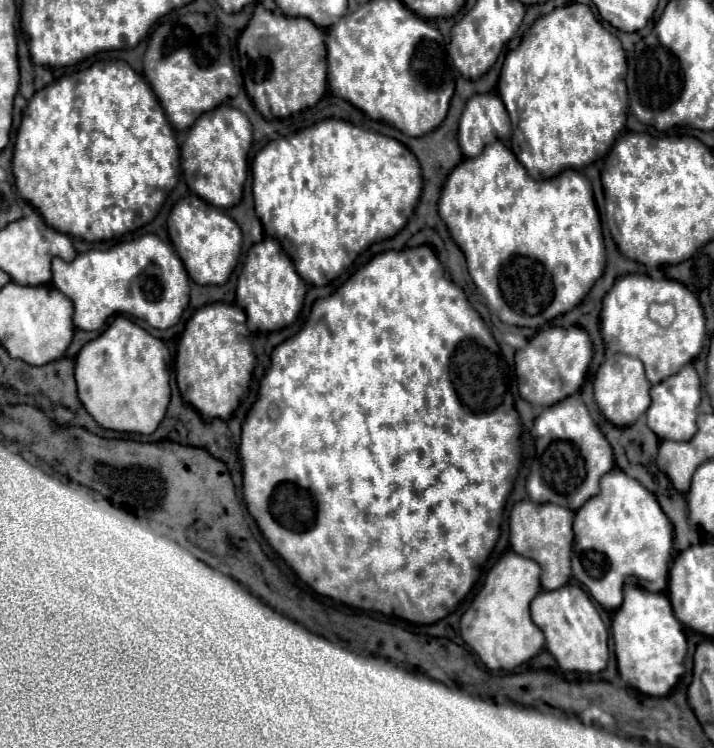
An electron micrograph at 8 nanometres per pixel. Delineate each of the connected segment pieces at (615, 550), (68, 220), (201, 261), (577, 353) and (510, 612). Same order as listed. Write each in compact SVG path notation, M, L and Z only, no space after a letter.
M620 469L606 473L600 479L600 493L576 511L572 573L606 611L622 605L622 585L626 577L636 577L648 591L664 591L670 553L672 525L668 517L656 497Z
M111 60L96 62L86 69L62 77L52 85L40 89L38 93L34 93L34 97L28 101L28 107L24 111L24 117L22 117L18 135L16 135L14 155L12 155L12 173L14 173L15 187L18 189L18 193L22 193L20 197L26 197L26 201L32 203L42 213L44 221L50 227L54 227L60 233L72 235L72 237L82 237L86 241L106 241L106 239L120 237L128 231L134 231L138 227L150 223L156 217L158 205L164 201L164 191L170 191L178 181L180 163L180 149L176 143L174 131L168 125L164 111L160 109L158 99L152 93L150 85L144 81L144 77L134 73L126 62Z
M190 193L182 197L170 217L168 217L168 235L174 243L174 249L178 251L188 275L198 285L224 285L234 271L238 257L240 257L240 245L242 245L242 233L236 221L222 209L202 201L198 195Z
M552 327L540 331L530 343L516 351L516 379L520 397L532 405L550 407L574 393L584 383L592 359L592 341L582 327Z
M508 551L488 571L486 581L462 615L460 635L476 651L480 661L492 671L510 671L538 655L544 647L542 631L530 619L530 601L540 591L540 565L514 551Z

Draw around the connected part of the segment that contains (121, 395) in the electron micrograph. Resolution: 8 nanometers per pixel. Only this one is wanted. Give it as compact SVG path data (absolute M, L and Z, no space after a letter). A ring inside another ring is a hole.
M116 317L108 329L98 339L86 343L76 357L74 375L82 405L104 429L144 435L154 433L170 401L168 359L170 353L160 339L152 337L130 319Z

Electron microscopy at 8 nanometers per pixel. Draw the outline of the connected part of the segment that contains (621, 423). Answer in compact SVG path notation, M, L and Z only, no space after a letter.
M616 353L616 355L610 355L596 371L594 401L608 421L612 421L618 427L626 427L626 425L632 425L650 407L650 395L648 395L650 387L652 385L644 375L642 361L624 353Z

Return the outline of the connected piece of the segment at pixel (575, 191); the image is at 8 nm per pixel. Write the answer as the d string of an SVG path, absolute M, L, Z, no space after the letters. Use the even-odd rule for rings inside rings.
M500 141L486 145L478 157L464 159L454 167L442 187L438 211L448 225L450 237L462 249L468 273L482 293L486 307L504 323L542 327L546 321L574 309L604 271L602 227L590 181L574 169L536 181Z

